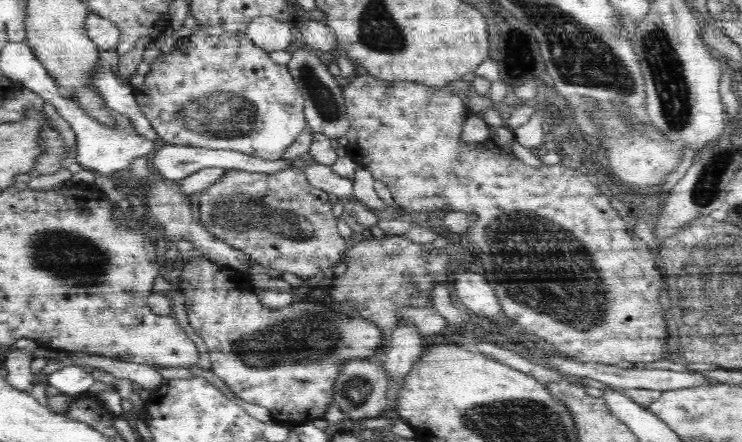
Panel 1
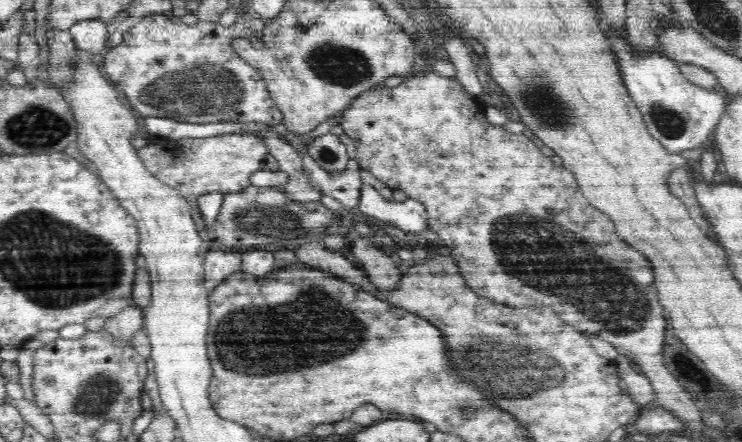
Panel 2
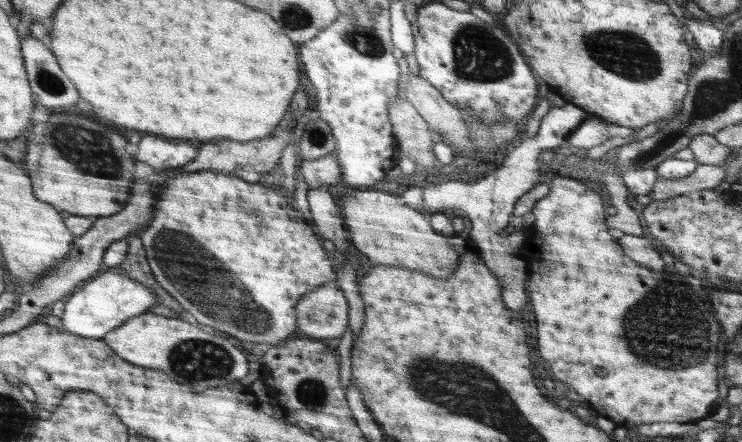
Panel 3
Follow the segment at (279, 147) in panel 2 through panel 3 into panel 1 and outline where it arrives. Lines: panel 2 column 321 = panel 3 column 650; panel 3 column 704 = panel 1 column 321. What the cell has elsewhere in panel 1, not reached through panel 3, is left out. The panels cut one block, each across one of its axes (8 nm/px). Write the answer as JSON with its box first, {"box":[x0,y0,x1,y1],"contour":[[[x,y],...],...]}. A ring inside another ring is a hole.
{"box":[303,162,353,200],"contour":[[[312,162],[308,163],[303,171],[312,187],[320,188],[326,194],[334,194],[340,200],[352,198],[353,182],[337,175],[330,166]]]}

